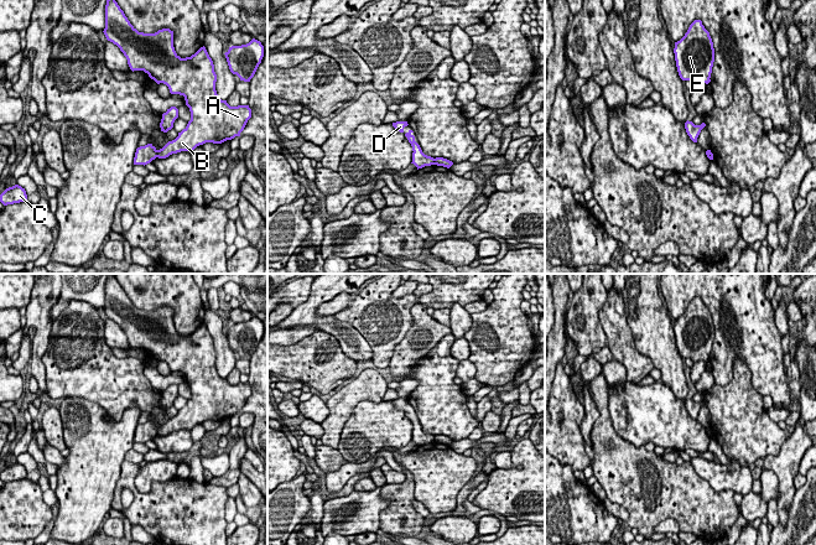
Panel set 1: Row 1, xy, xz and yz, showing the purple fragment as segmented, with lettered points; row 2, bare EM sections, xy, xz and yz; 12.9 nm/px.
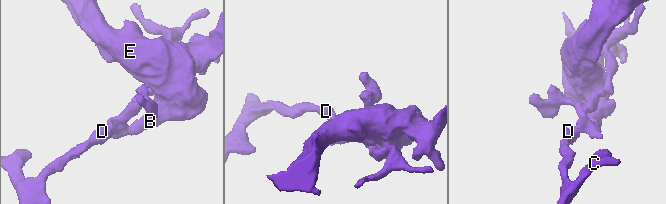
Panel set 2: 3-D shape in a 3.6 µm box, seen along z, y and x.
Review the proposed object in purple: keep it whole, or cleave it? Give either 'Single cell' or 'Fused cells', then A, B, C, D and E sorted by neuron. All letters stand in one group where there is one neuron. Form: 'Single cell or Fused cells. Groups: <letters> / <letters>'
Fused cells. Groups: A B E / C D

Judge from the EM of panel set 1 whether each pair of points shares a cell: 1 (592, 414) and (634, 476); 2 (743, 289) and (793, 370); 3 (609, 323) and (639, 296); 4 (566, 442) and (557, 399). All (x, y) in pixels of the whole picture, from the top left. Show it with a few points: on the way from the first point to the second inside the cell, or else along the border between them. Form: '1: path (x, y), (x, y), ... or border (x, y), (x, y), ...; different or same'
1: border (590, 390), (598, 413), (591, 431), (592, 447); different
2: border (784, 374), (786, 390), (790, 395); different
3: border (622, 291), (625, 320), (633, 337); different
4: path (566, 431), (567, 410); same

